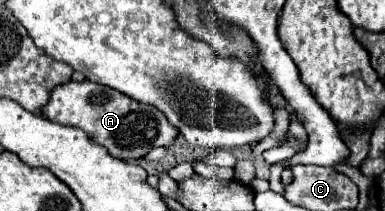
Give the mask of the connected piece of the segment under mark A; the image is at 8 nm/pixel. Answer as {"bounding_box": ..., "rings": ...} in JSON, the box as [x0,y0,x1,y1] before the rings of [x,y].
{"bounding_box":[42,80,178,160],"rings":[[[90,80],[56,86],[50,94],[48,104],[42,108],[42,114],[52,122],[84,130],[90,140],[104,146],[108,154],[118,160],[142,158],[156,146],[170,146],[178,134],[176,128],[172,128],[168,120],[164,120],[164,114],[156,112],[156,108],[150,108],[148,104],[136,104],[136,100],[128,100],[114,88],[94,84]]]}

